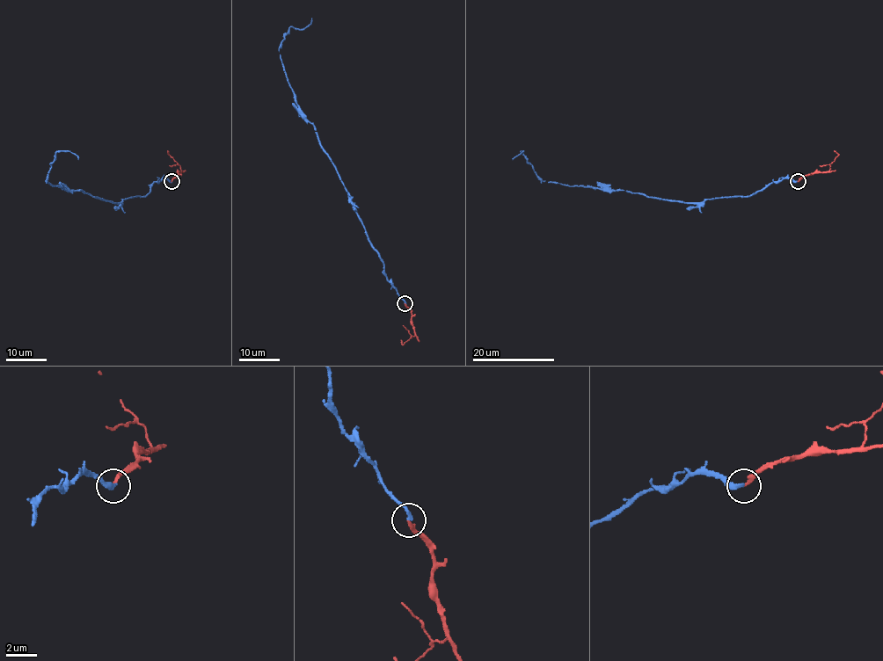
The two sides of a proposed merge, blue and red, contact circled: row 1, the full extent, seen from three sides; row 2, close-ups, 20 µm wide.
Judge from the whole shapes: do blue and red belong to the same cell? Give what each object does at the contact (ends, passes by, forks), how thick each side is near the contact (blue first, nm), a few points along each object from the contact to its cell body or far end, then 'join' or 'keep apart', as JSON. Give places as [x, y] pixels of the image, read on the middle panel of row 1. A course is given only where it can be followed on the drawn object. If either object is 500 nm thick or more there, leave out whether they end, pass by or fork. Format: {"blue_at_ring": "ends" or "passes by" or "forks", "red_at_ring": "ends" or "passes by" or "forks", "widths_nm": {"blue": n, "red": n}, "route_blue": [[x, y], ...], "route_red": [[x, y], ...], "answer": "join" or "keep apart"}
{"blue_at_ring": "ends", "red_at_ring": "ends", "widths_nm": {"blue": 240, "red": 200}, "route_blue": [[405, 304], [383, 272], [378, 251], [286, 76], [279, 49], [290, 26], [302, 30], [312, 18]], "route_red": [[405, 304], [412, 313], [414, 336], [403, 344], [401, 339]], "answer": "join"}

